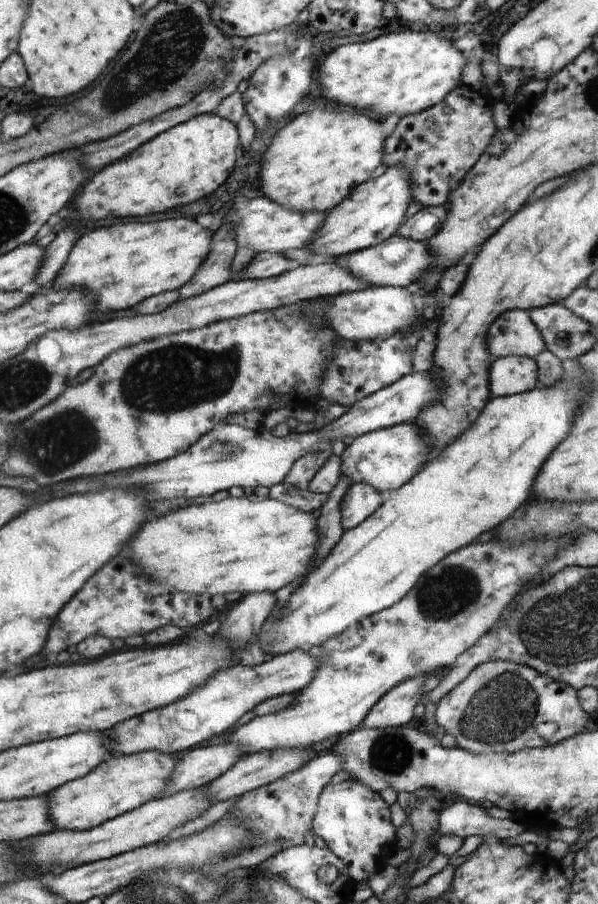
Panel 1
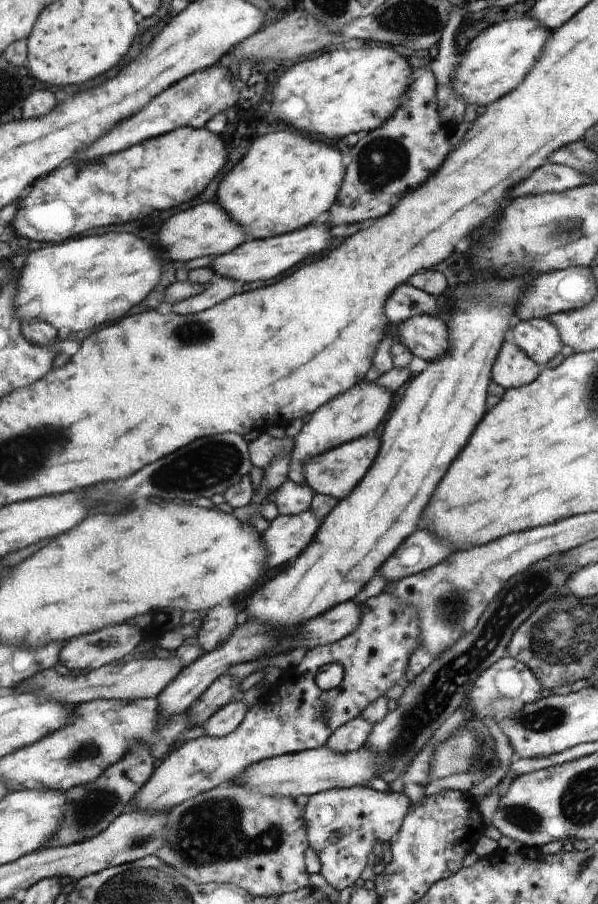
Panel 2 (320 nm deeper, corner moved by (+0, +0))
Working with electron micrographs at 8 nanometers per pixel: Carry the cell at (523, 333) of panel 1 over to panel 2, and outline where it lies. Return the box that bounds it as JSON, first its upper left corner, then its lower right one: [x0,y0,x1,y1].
[510,319,560,365]

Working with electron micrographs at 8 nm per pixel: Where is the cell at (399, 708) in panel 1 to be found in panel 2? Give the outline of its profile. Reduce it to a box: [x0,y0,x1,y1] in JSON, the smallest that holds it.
[324,717,372,755]

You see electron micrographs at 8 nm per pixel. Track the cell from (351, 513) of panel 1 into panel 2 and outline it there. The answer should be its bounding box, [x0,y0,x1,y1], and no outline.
[260,510,320,572]

